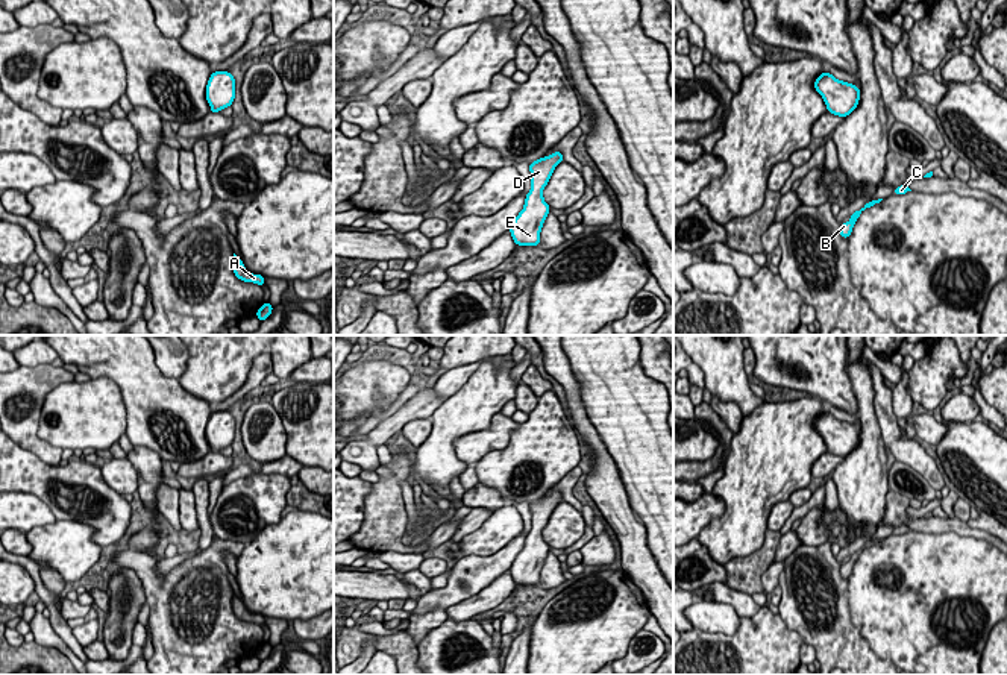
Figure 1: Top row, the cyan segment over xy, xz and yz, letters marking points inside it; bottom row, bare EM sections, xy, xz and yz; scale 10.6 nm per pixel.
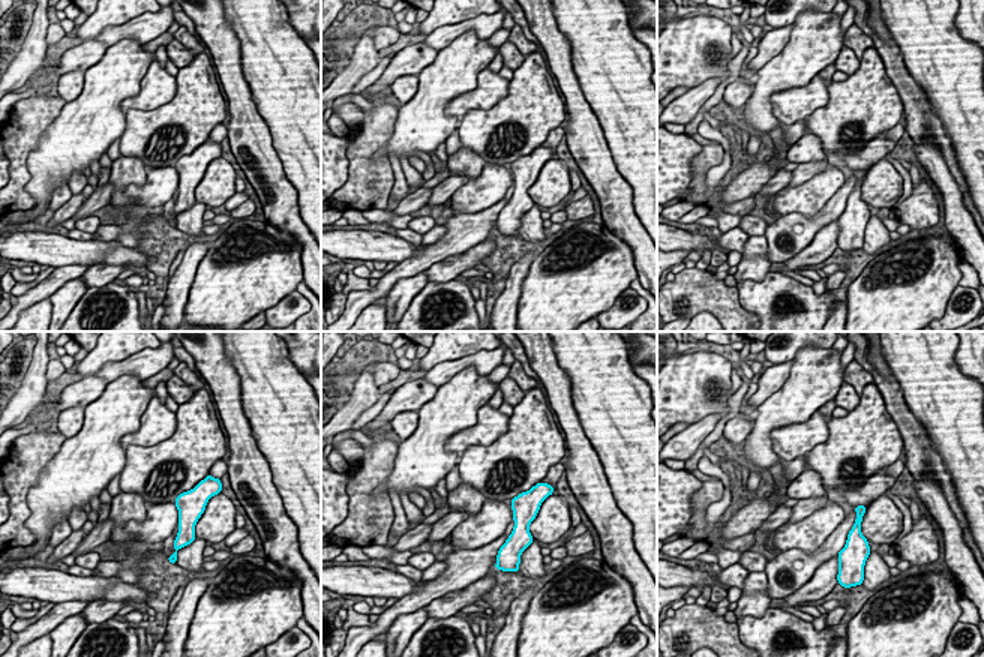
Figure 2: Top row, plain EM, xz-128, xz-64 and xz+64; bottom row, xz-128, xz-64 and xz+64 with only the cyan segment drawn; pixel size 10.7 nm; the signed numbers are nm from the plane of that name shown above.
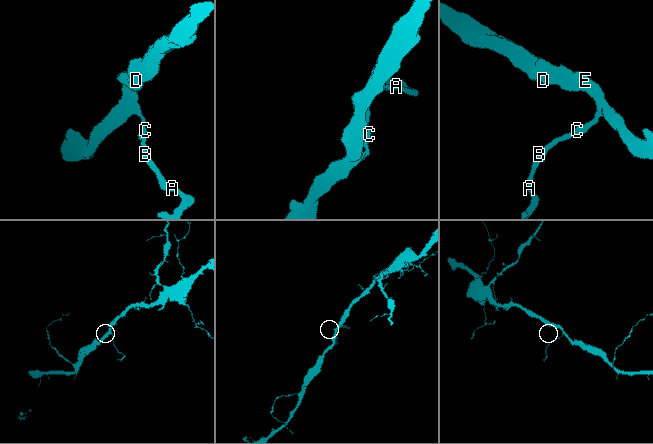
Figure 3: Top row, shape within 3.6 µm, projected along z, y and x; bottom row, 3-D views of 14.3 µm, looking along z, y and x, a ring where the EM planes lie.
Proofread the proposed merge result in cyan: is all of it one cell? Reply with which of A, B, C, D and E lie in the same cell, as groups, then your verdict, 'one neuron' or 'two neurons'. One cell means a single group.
A B C D E; one neuron

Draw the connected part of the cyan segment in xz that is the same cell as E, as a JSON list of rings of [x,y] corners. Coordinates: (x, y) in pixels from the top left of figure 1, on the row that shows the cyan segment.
[[[554,152],[551,156],[529,164],[531,191],[526,194],[523,209],[510,228],[516,244],[540,246],[540,231],[551,209],[543,199],[543,188],[547,185],[555,167],[563,161],[563,153]]]

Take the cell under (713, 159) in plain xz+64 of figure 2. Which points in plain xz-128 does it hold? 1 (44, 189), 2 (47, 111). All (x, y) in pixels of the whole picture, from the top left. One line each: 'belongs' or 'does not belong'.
1: does not belong
2: belongs

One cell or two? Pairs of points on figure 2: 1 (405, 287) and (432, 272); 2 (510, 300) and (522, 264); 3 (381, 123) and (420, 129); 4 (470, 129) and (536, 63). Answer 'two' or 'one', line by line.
1: two
2: one
3: two
4: one

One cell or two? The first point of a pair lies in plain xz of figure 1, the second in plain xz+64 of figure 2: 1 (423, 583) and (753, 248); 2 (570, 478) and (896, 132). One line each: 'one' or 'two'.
1: two
2: one

